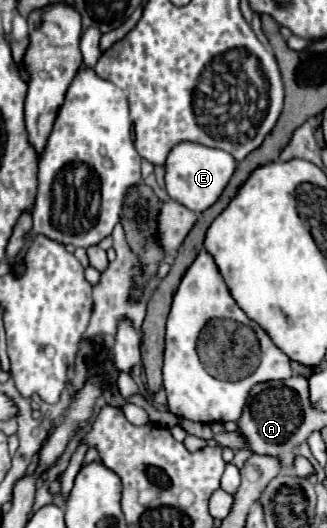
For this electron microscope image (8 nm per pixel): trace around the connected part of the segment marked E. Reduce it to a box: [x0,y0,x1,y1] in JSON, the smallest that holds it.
[166,142,236,212]

